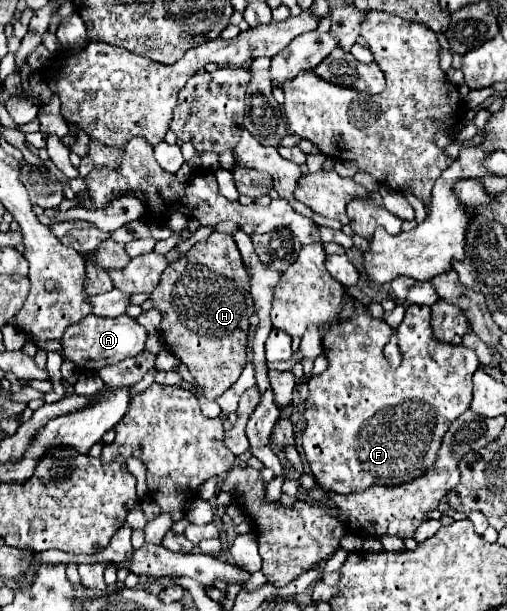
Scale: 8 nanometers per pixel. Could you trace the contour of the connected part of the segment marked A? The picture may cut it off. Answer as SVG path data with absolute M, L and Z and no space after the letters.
M86 315L78 323L66 327L62 335L60 355L84 371L92 371L92 369L100 371L104 365L114 365L132 355L138 355L144 349L146 335L148 335L146 329L128 315L120 315L116 319Z

